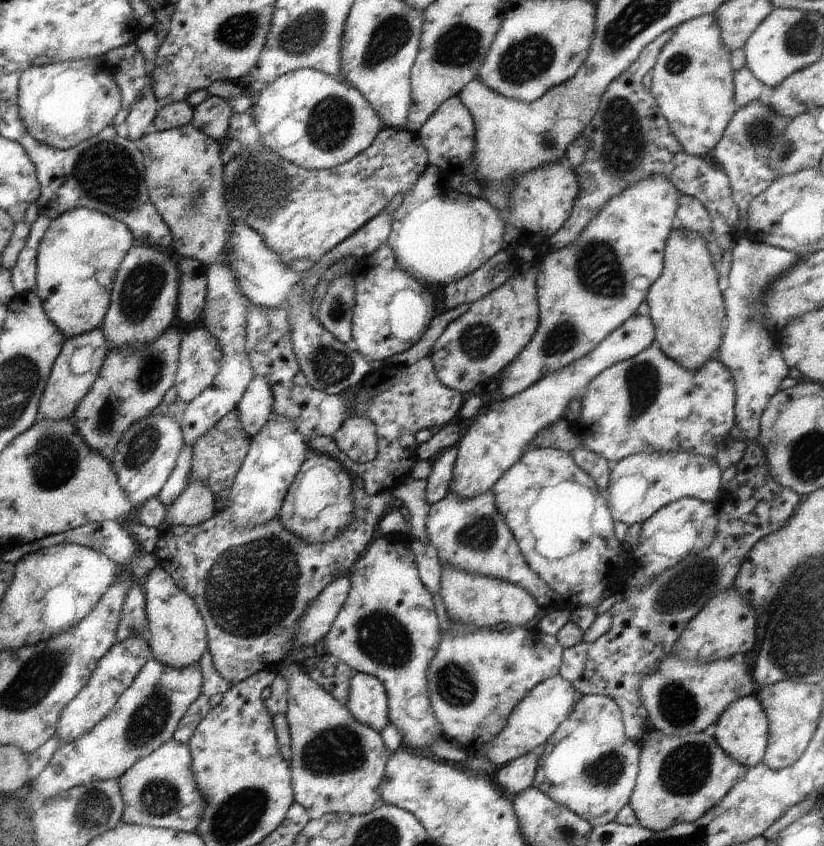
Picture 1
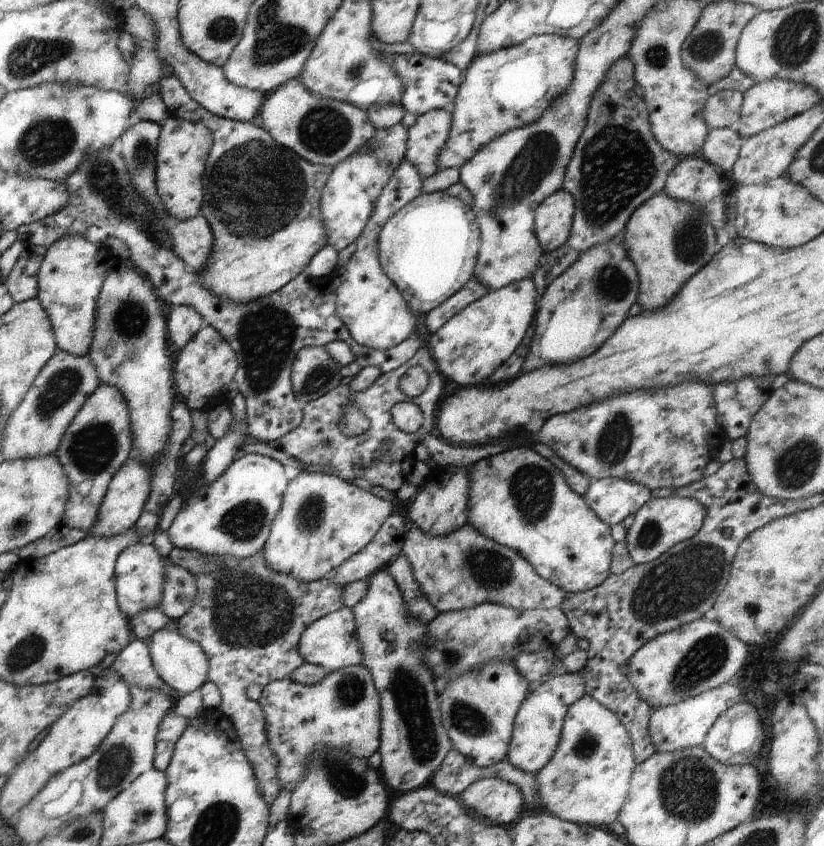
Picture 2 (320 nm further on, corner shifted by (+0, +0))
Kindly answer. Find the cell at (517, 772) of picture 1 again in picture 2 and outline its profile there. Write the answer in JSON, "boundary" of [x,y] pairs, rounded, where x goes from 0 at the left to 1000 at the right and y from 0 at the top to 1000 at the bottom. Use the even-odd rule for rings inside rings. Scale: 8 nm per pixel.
{"boundary":[[[602,918],[574,924],[556,941],[558,948],[580,966],[617,979],[636,962],[631,933]]]}

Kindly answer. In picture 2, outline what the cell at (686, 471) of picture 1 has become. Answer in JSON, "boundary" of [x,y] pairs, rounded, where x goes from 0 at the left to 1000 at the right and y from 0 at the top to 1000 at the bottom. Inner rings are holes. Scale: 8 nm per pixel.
{"boundary":[[[738,564],[718,567],[708,590],[739,623],[769,608],[791,589],[790,578],[769,567]]]}

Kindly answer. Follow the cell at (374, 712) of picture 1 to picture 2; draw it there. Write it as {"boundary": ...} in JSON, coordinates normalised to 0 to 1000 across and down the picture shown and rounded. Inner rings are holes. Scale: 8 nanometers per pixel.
{"boundary":[[[425,786],[398,796],[377,810],[358,807],[350,800],[322,809],[312,827],[320,843],[324,876],[336,896],[341,933],[354,936],[370,916],[374,896],[391,885],[415,885],[436,897],[459,889],[462,827],[449,793]]]}

